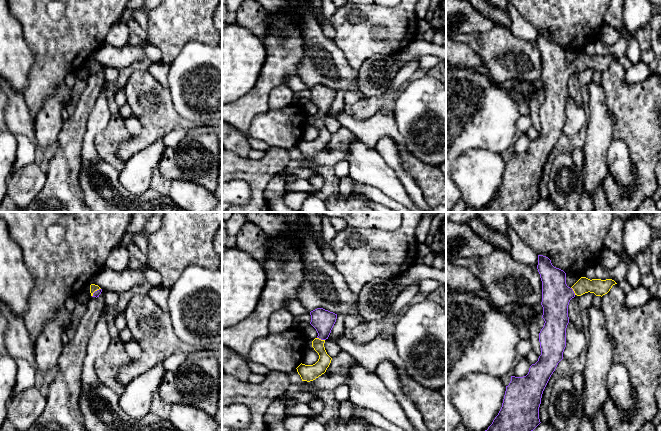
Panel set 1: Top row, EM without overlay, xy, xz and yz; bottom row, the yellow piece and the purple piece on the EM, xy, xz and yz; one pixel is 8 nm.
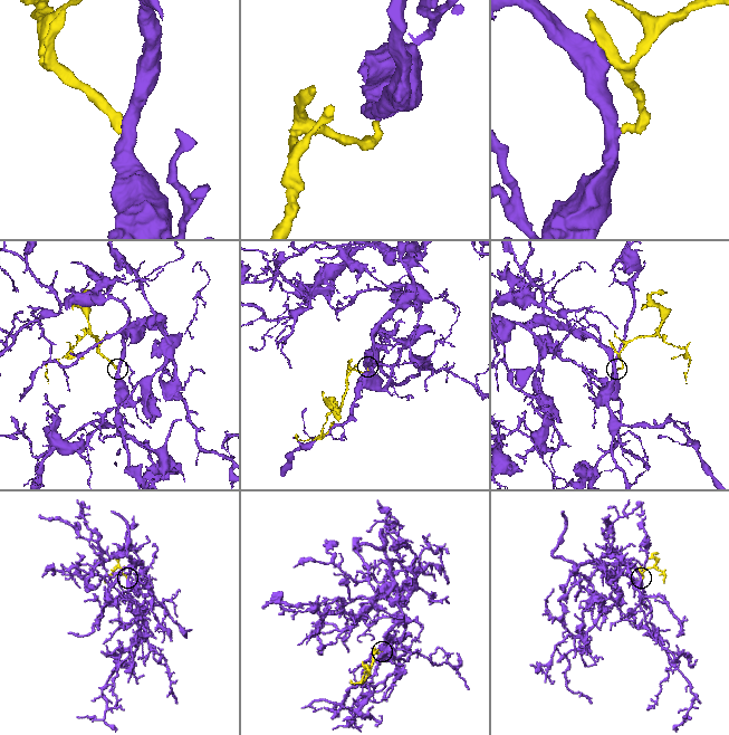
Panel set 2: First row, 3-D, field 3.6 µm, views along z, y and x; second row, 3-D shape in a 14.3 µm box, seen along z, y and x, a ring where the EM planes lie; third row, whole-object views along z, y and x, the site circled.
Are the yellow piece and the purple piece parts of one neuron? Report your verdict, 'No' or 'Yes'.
Yes

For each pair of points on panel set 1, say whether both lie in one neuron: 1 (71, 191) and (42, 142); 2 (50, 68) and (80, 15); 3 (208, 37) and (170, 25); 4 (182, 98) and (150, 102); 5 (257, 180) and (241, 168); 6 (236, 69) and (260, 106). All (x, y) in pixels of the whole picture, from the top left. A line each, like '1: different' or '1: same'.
1: different
2: same
3: same
4: different
5: same
6: different

